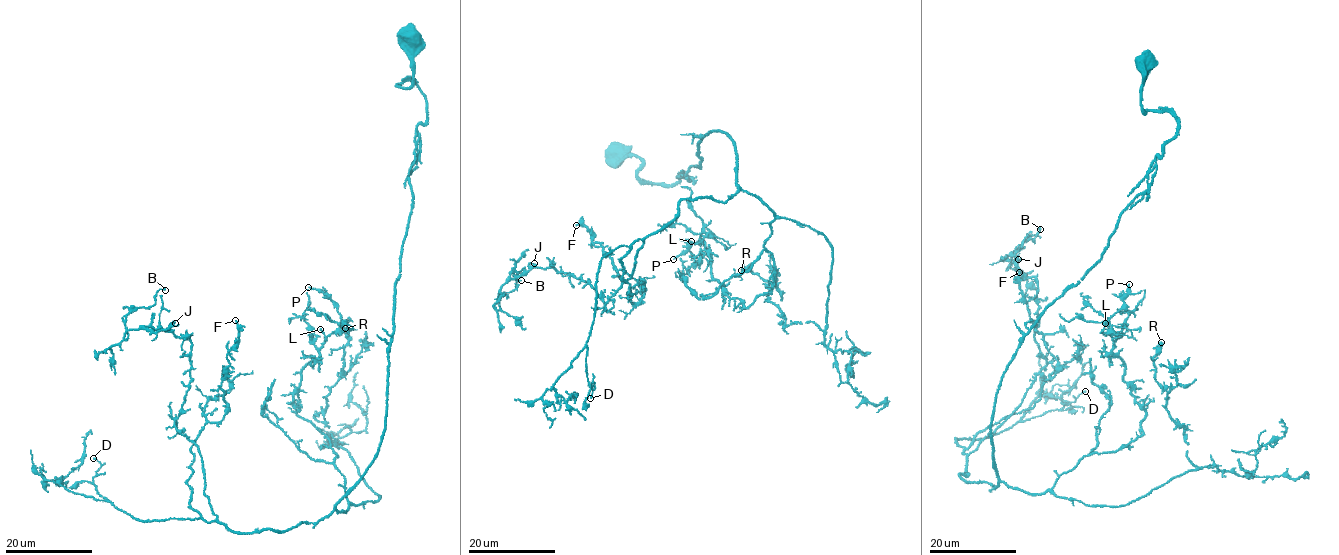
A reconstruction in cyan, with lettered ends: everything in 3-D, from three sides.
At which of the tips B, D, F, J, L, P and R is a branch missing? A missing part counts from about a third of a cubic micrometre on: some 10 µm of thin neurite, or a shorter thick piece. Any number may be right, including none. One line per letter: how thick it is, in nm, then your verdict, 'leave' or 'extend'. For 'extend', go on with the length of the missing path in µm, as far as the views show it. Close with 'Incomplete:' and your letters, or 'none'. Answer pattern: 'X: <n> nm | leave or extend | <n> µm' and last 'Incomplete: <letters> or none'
B: 160 nm | leave
D: 150 nm | leave
F: 180 nm | leave
J: 160 nm | leave
L: 150 nm | leave
P: 190 nm | leave
R: 360 nm | leave
Incomplete: none

